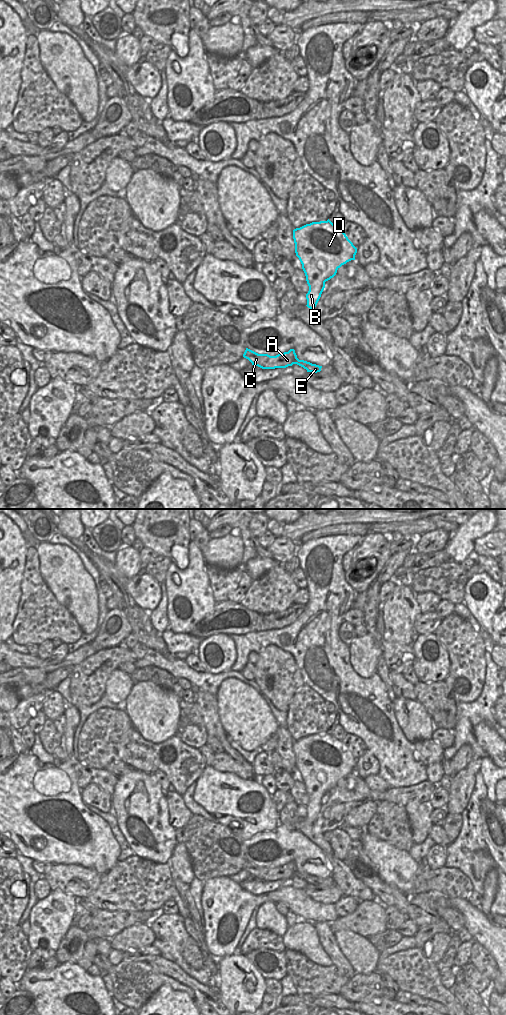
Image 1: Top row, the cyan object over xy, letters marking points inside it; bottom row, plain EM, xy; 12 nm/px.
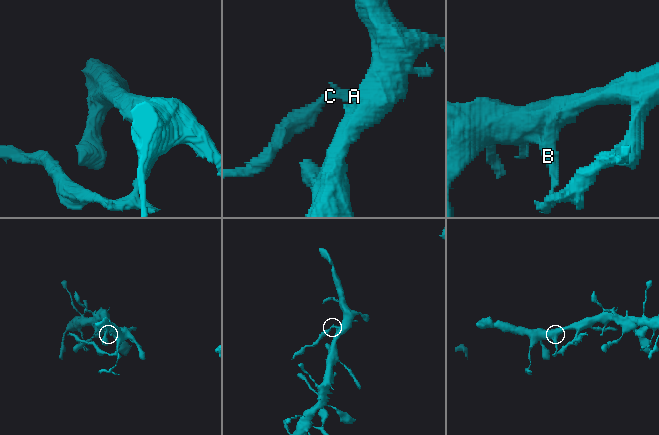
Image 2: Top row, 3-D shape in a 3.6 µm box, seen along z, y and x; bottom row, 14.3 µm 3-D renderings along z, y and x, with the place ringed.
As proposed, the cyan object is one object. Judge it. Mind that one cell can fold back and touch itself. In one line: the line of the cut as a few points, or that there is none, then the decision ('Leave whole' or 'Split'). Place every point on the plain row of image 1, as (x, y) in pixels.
Split along xy (307, 816), (310, 819). Split

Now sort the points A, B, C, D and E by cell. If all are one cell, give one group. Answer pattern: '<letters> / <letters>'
A C E / B D

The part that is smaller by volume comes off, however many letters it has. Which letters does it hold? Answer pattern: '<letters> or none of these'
A, C, E

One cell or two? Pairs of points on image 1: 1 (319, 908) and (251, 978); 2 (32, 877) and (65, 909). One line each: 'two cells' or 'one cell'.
1: two cells
2: two cells

